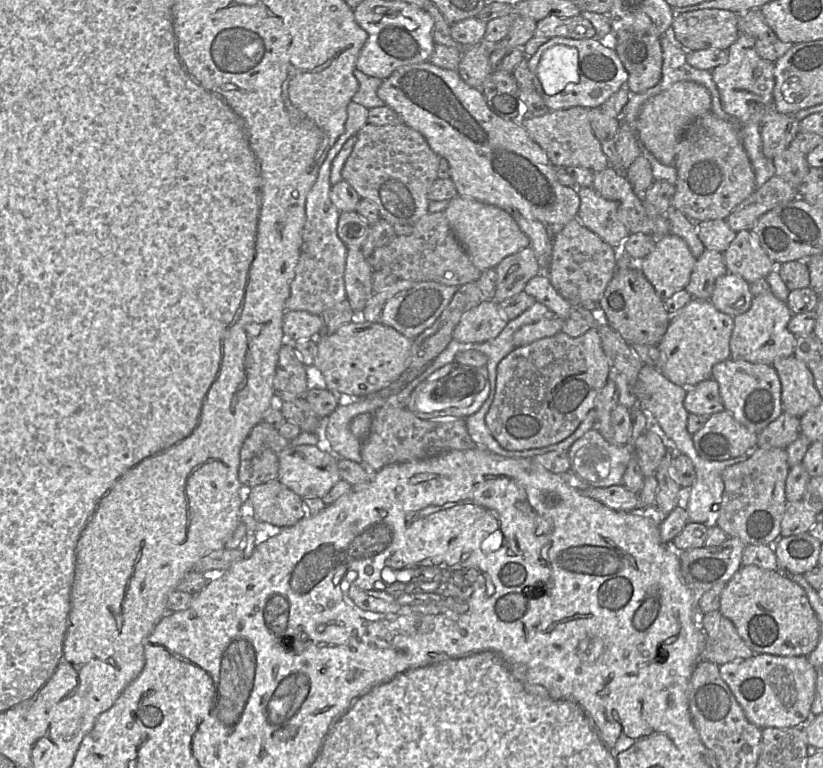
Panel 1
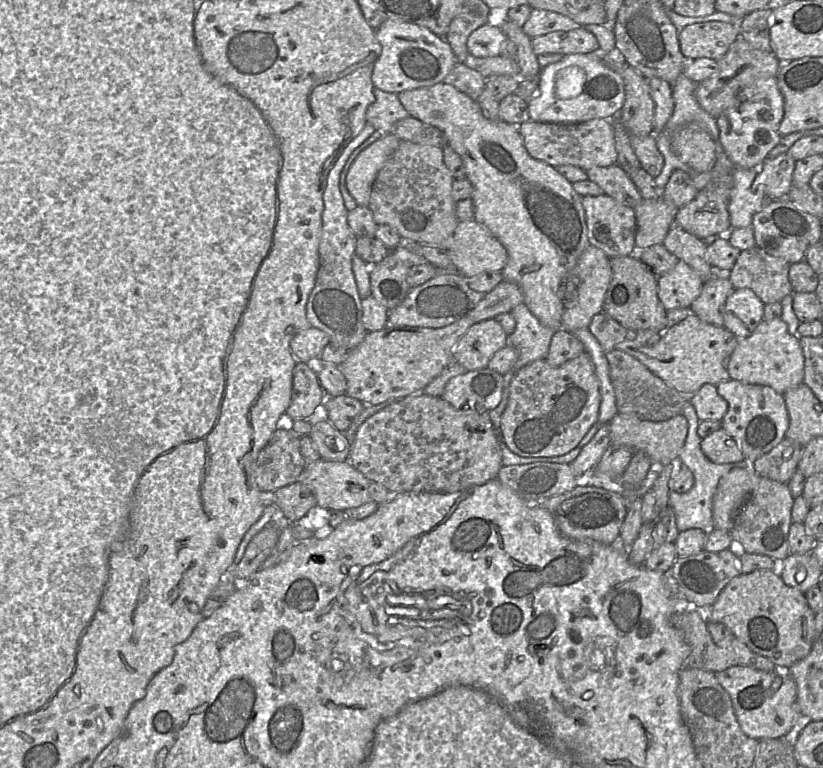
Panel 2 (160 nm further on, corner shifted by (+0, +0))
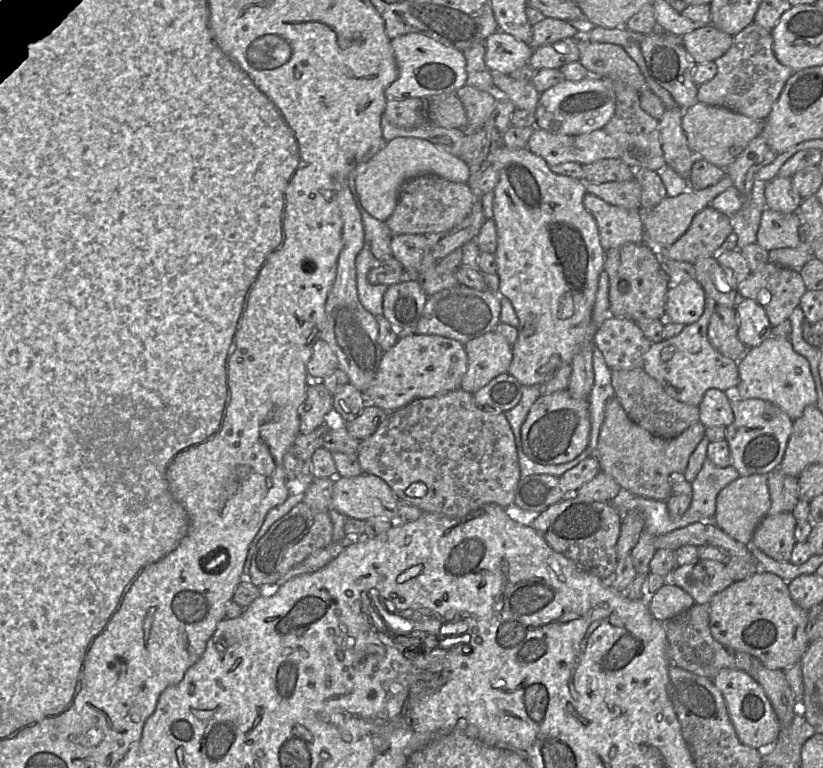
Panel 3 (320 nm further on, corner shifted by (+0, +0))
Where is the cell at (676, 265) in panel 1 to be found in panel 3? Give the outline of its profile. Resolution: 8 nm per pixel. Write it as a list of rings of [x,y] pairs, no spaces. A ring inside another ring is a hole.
[[[696,279],[671,285],[666,297],[666,320],[692,324],[704,313],[706,302],[706,293]]]

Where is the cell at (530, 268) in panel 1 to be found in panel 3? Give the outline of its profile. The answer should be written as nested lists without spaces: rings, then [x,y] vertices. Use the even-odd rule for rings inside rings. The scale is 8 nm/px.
[[[411,334],[399,337],[393,347],[384,351],[375,380],[362,393],[368,404],[394,411],[416,399],[459,390],[467,368],[467,354],[461,342],[440,335]]]

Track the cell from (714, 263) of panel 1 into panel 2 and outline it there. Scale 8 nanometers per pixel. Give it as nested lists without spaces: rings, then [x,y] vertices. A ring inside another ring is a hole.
[[[728,278],[706,280],[701,294],[691,305],[692,312],[704,322],[724,326],[724,306],[734,289]]]

